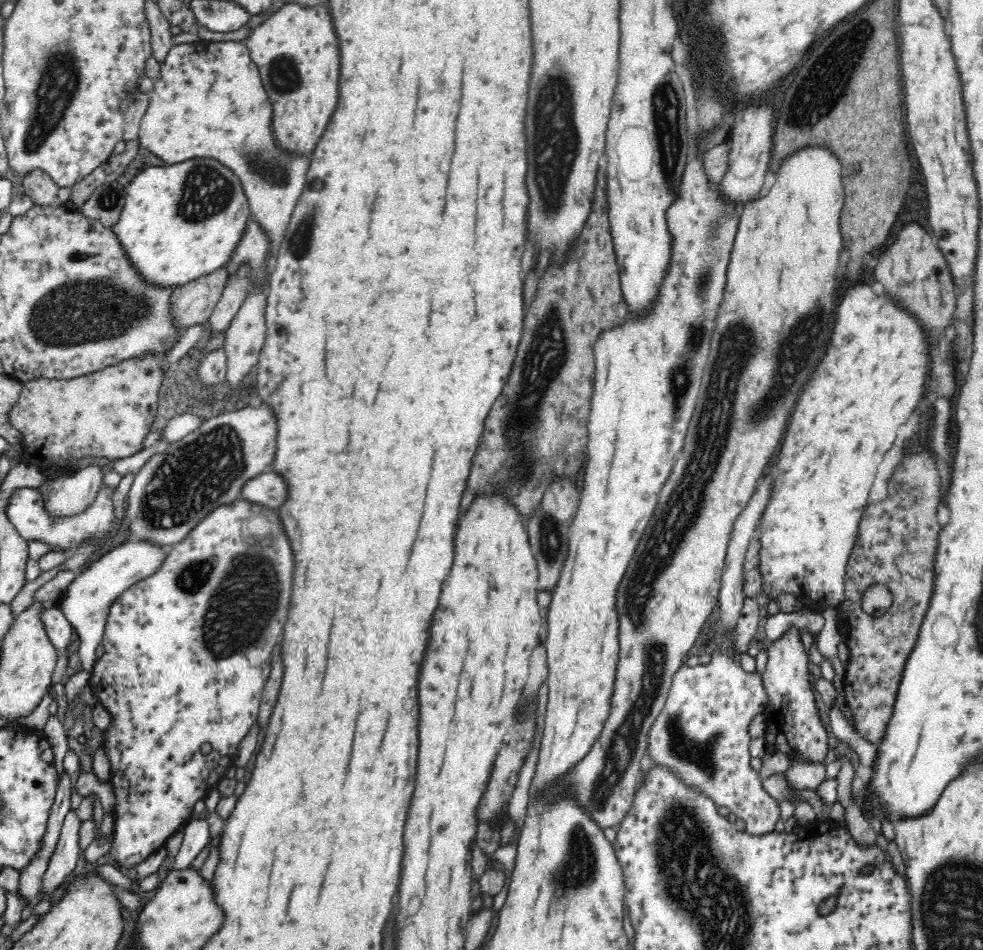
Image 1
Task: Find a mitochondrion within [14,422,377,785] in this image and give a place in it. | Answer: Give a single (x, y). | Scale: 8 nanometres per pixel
(237, 620)

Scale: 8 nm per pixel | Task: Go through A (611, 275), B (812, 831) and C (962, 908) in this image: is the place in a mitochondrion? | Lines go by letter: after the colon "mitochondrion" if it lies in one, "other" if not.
A: other
B: other
C: mitochondrion

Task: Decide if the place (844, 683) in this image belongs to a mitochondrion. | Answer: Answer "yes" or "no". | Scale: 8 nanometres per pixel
no

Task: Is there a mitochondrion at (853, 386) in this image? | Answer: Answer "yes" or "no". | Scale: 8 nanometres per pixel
no

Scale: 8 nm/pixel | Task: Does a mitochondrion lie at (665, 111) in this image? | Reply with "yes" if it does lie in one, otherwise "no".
yes

